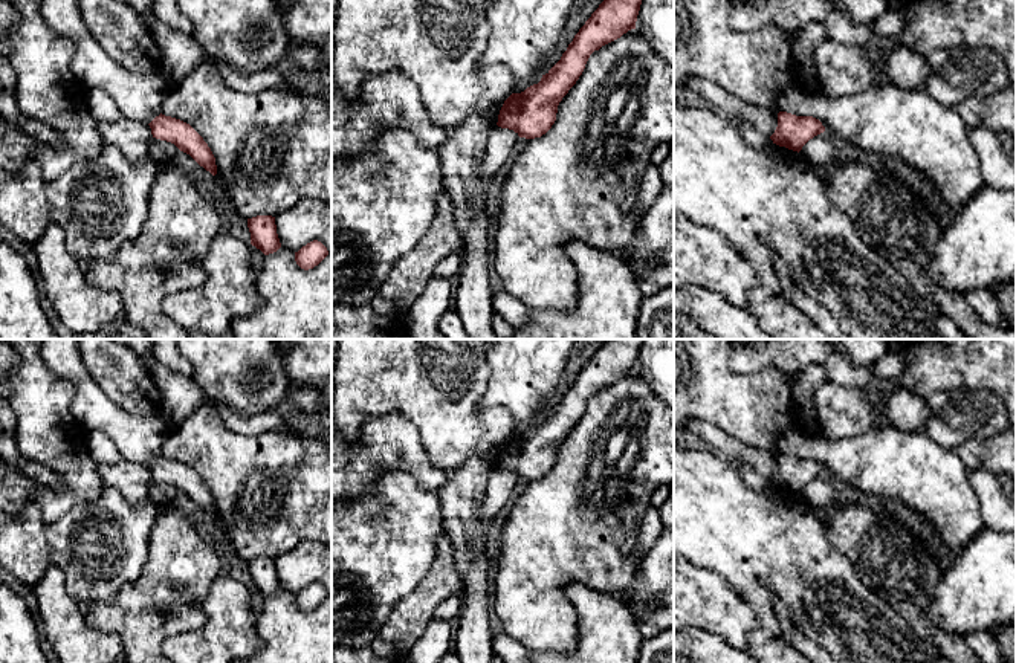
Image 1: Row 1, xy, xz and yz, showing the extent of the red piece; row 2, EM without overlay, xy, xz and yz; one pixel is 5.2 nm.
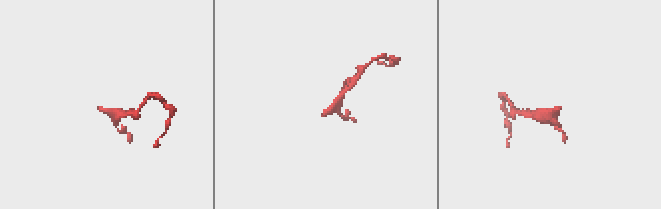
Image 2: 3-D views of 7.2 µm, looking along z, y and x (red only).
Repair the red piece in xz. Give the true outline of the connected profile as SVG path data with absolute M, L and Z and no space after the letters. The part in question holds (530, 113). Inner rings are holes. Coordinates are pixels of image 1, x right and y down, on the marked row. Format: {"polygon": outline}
{"polygon": "M603 0L541 81L504 101L497 125L526 139L545 134L556 121L559 102L582 75L590 55L636 29L640 5L642 0Z"}

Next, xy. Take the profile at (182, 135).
{"polygon": "M40 0L40 9L49 27L75 44L70 70L78 84L87 90L105 90L115 99L122 118L148 124L153 137L174 144L212 176L217 174L215 157L203 137L189 124L160 113L162 101L170 87L160 66L148 72L130 72L119 66L104 52L90 34L83 20L78 0Z"}

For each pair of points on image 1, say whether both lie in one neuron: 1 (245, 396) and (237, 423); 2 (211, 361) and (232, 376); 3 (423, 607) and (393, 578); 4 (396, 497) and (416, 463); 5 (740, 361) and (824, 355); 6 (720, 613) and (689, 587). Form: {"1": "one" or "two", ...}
{"1": "two", "2": "one", "3": "two", "4": "two", "5": "one", "6": "one"}

